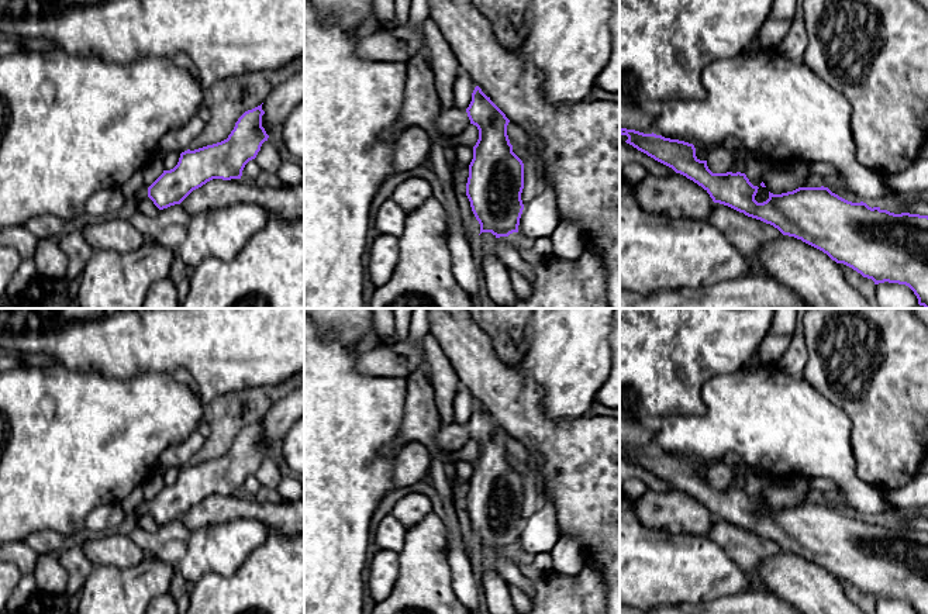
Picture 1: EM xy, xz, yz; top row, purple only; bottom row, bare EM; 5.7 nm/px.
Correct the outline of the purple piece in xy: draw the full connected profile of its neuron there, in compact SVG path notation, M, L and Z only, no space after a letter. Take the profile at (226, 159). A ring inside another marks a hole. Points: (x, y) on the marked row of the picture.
M262 104L248 110L238 118L227 139L194 151L187 149L182 152L177 165L170 170L163 170L148 189L144 187L137 196L135 203L148 196L159 210L163 210L180 204L193 190L213 179L241 179L245 165L256 158L262 144L269 138L262 127L263 114Z

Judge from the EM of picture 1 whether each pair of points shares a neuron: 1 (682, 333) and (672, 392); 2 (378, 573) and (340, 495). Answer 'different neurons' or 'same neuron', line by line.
1: same neuron
2: different neurons

